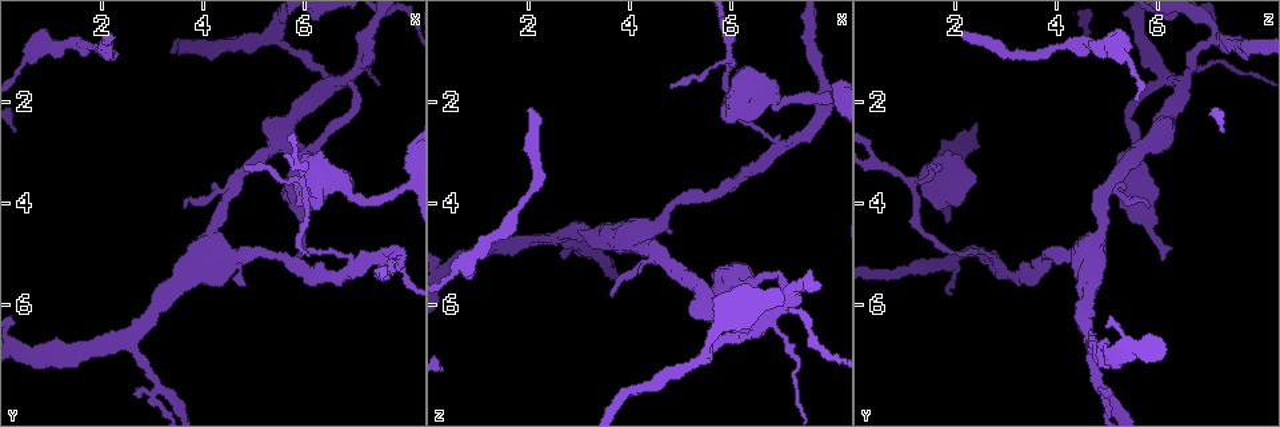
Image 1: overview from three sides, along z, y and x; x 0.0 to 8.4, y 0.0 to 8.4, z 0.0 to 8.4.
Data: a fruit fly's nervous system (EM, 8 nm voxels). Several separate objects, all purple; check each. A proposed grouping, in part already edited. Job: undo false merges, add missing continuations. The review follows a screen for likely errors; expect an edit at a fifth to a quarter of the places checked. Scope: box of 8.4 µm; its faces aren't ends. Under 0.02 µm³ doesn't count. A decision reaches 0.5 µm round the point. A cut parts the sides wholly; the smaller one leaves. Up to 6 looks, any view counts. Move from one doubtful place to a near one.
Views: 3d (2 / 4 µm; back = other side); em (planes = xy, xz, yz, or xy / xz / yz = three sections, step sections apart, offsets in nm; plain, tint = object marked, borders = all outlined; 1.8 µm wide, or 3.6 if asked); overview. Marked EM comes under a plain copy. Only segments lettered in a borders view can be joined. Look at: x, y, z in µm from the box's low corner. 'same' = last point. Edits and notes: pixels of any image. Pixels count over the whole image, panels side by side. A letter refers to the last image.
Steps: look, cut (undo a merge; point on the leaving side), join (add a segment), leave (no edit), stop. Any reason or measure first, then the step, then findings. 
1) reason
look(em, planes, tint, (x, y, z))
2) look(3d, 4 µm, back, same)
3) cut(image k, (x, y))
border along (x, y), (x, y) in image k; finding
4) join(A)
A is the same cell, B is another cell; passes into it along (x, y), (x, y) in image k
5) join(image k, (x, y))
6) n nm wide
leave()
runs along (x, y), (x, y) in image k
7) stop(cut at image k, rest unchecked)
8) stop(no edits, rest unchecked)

abrupt turn
look(em, yz, step 16, borders, (6.95, 5.05, 2.75))

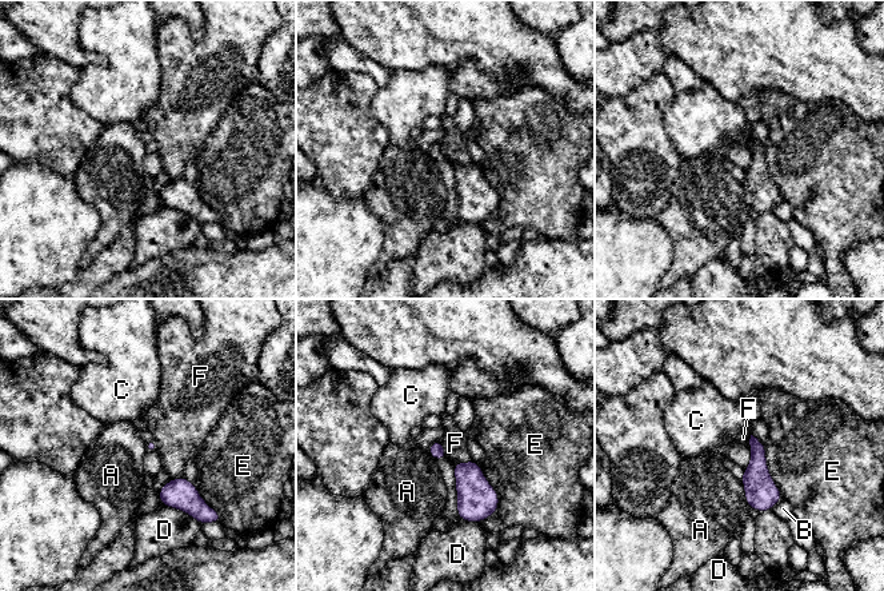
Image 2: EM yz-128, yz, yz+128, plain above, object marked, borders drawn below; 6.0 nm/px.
70 nm wide
leave()
A, B, C, D, E and F are other cells; border along (183, 475), (170, 479), (158, 492) in image 2; all the same cell

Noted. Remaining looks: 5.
calibre changes
look(3d, 4 µm, (7.90, 3.75, 1.90))

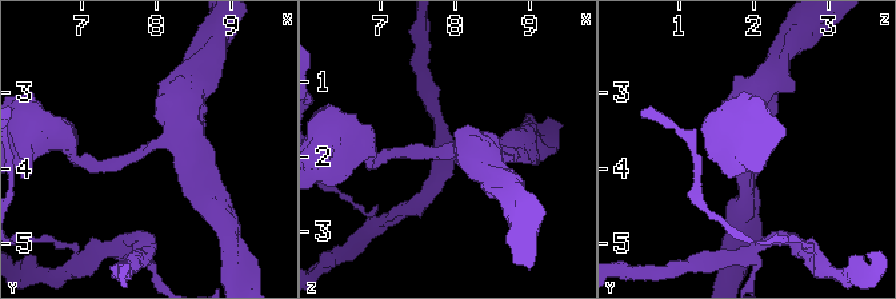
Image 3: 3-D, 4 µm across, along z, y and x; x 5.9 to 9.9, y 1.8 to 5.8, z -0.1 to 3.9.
3 arms; arms of 190, 190, 460 nm
look(em, xy, step 4, tint, (7.90, 3.70, 1.85))

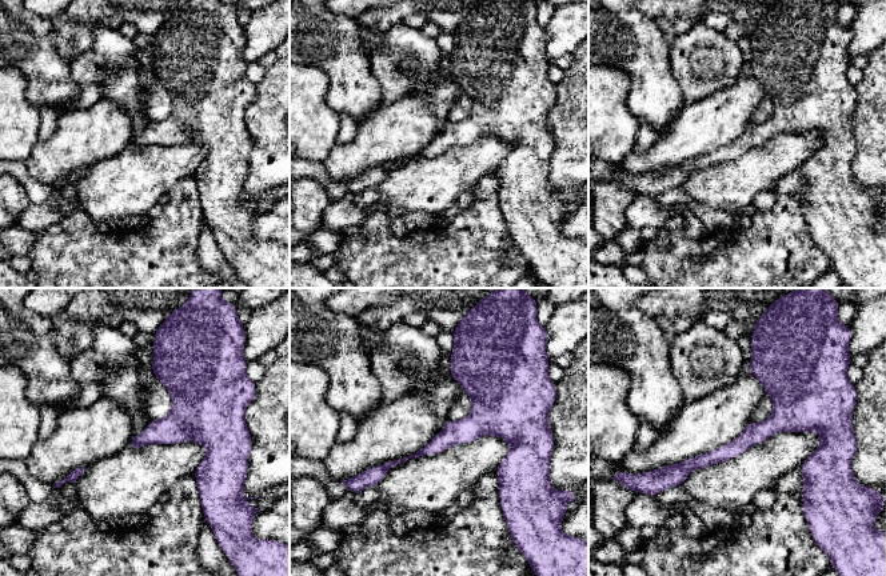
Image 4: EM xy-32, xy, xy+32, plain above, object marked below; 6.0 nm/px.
another direction
look(em, planes, borders, same)

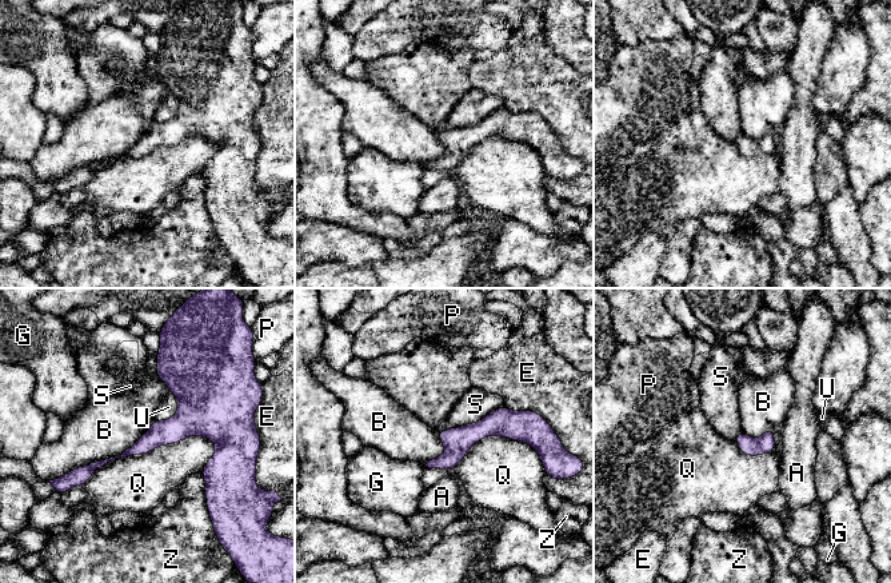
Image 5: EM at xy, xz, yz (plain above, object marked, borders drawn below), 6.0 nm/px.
leave()
A, B, E, G, P, Q, S, U and Z are other cells; border along (155, 420), (120, 454), (62, 476) in image 5; one cell here

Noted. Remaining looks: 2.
free end
look(em, planes, borders, (4.80, 5.65, 4.55))

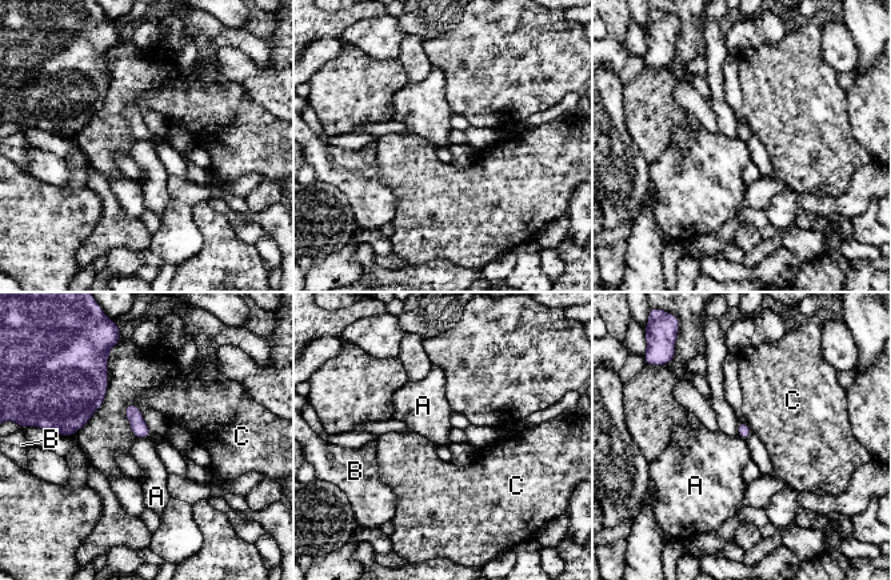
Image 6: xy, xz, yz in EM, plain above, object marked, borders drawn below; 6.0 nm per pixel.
C touches over 500 nm
leave()
A, B and C are other cells; border along (135, 438), (146, 438), (148, 440) in image 6; none of them fits

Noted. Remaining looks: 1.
stop(no edits, rest unchecked)

